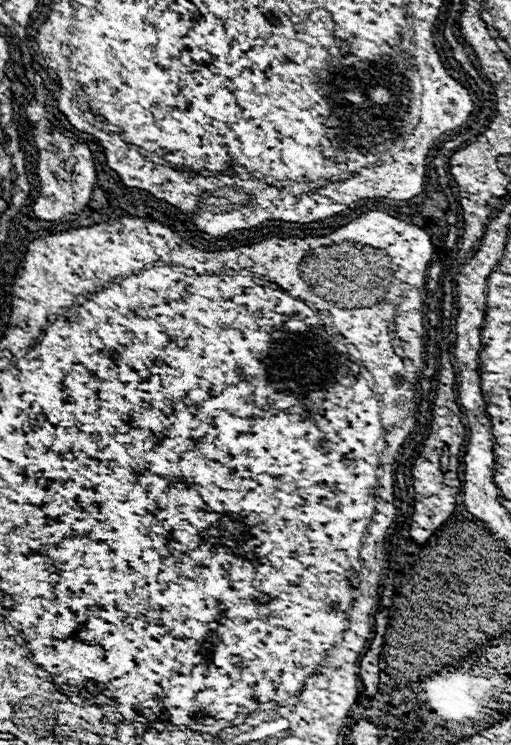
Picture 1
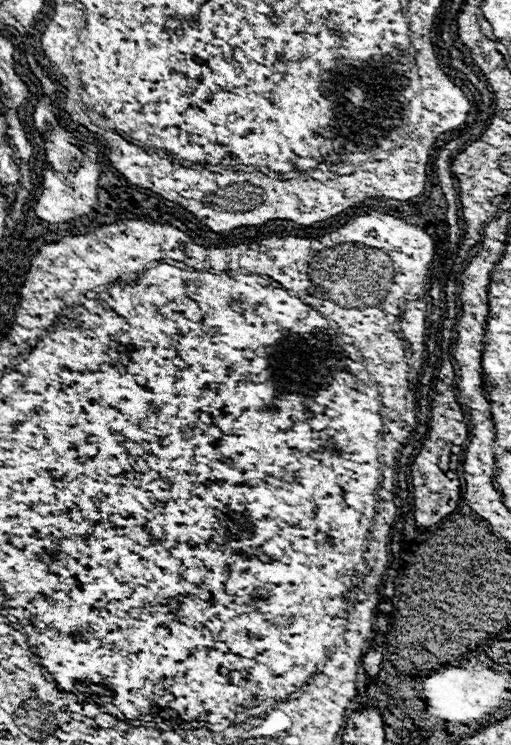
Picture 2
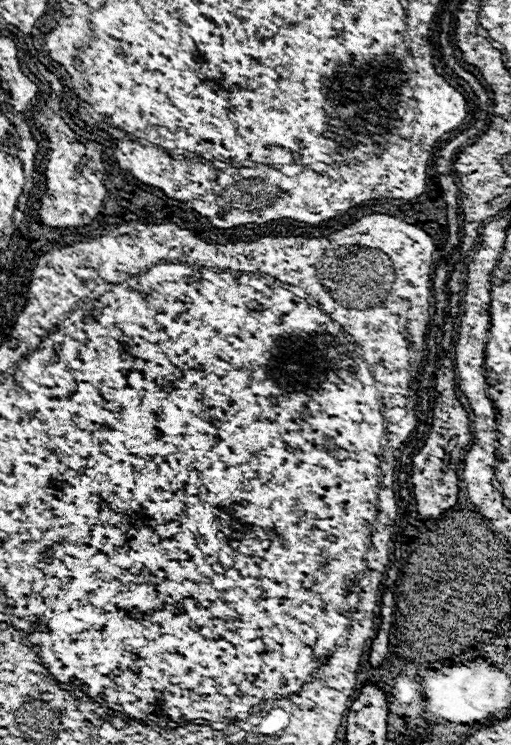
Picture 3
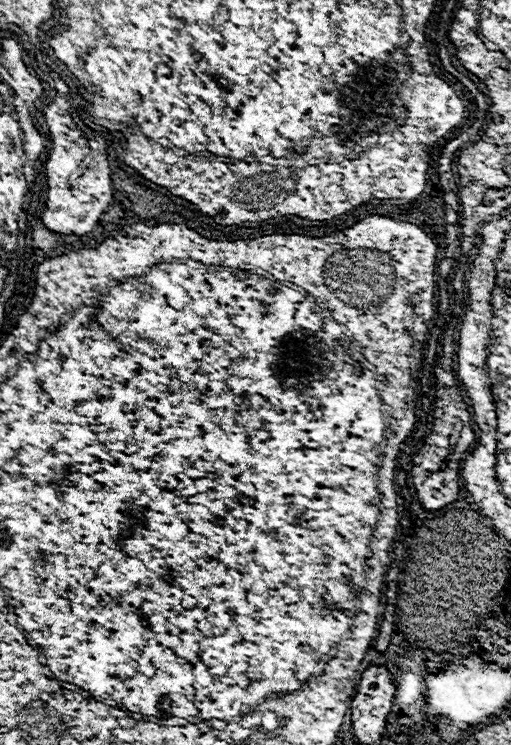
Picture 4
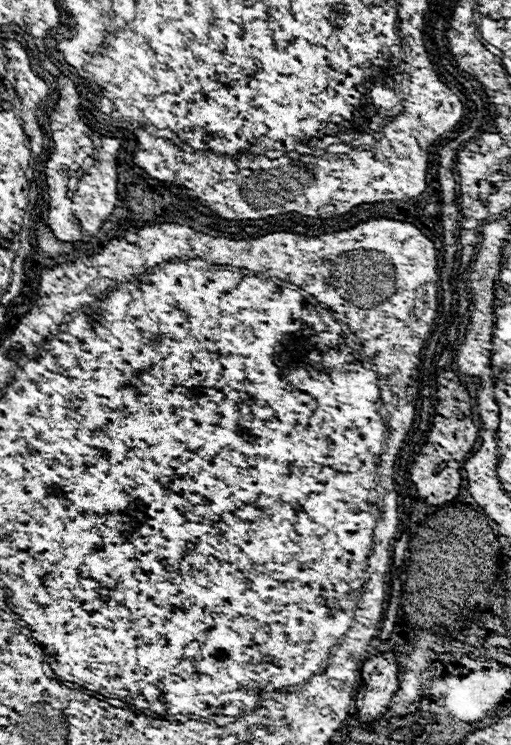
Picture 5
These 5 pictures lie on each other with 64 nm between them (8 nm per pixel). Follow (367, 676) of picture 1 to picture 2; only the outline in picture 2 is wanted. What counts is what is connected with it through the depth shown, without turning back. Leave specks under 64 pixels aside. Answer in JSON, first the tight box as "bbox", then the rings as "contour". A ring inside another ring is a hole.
{"bbox":[364,646,382,678],"contour":[[[372,646],[370,648],[370,652],[364,656],[364,672],[370,676],[370,678],[376,678],[376,674],[380,672],[380,658],[382,658],[382,654],[380,654],[380,650],[374,650],[376,646]]]}

